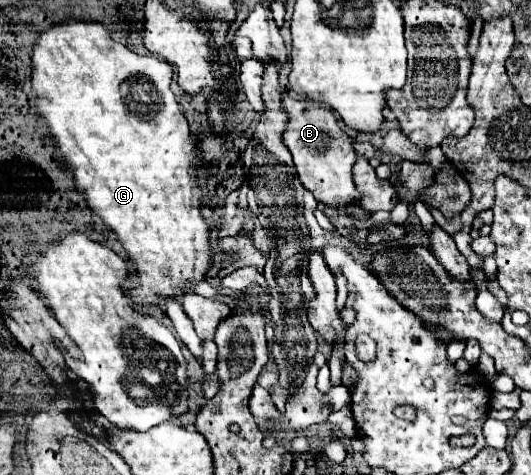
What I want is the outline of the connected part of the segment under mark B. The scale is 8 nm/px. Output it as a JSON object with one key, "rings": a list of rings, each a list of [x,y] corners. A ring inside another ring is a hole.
{"rings":[[[288,94],[282,96],[282,104],[290,118],[288,128],[284,132],[284,144],[292,152],[302,186],[314,194],[316,202],[330,208],[338,208],[340,214],[358,218],[358,214],[348,212],[348,206],[358,206],[362,200],[362,194],[354,188],[352,180],[352,166],[356,162],[352,138],[338,126],[338,120],[334,118],[330,108],[304,100],[294,100]]]}

